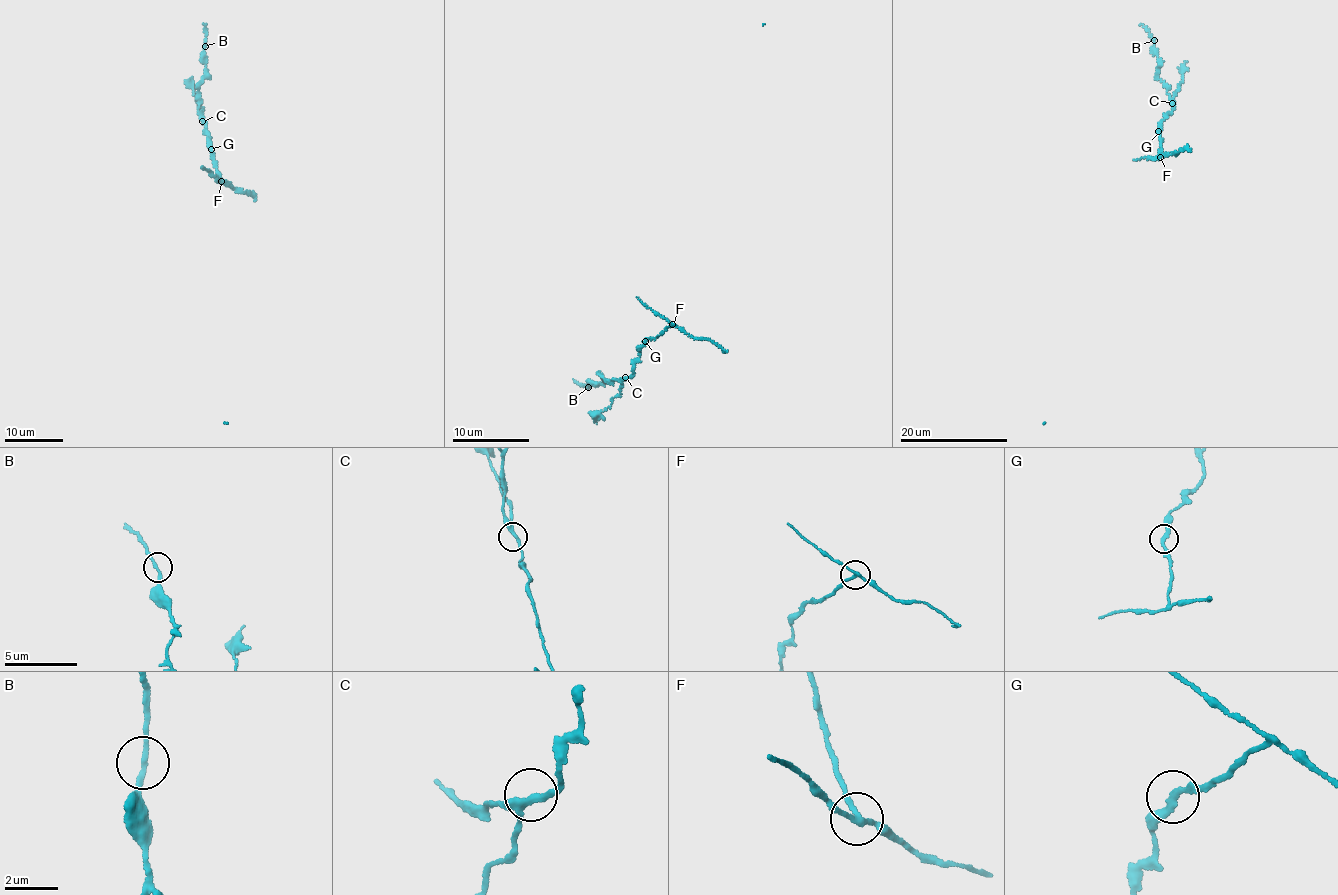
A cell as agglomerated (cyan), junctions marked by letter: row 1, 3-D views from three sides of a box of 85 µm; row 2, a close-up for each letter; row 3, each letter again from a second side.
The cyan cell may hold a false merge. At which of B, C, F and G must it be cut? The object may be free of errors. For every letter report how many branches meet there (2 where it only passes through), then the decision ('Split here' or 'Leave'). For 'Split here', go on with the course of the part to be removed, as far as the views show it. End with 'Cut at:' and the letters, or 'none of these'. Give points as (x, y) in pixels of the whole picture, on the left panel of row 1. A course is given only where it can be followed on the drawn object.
B: Branches: 2. Leave
C: Branches: 3. Leave
F: Branches: 3. Split here. Course of the part to remove: (221, 181), (250, 194), (254, 200)
G: Branches: 2. Leave
Cut at: F

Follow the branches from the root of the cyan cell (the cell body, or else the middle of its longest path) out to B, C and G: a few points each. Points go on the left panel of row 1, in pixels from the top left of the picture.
B: (201, 168), (219, 179), (208, 142), (210, 137), (199, 111), (198, 92), (205, 74), (205, 46)
C: (201, 168), (219, 179), (208, 142), (210, 137), (202, 121)
G: (201, 168), (219, 179), (211, 149)

